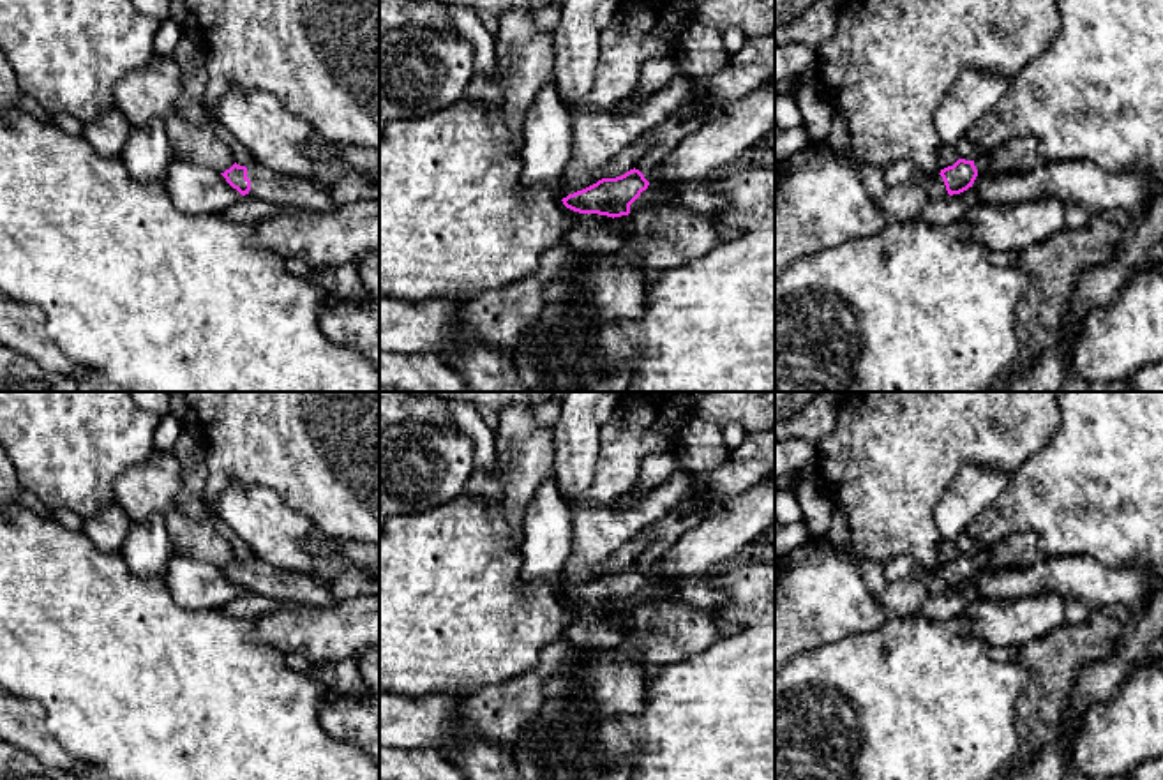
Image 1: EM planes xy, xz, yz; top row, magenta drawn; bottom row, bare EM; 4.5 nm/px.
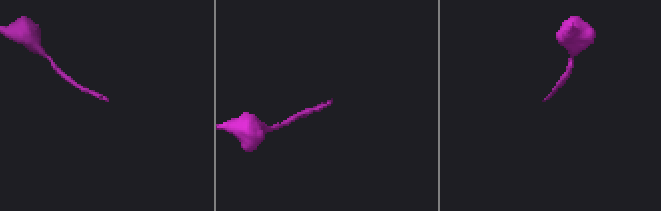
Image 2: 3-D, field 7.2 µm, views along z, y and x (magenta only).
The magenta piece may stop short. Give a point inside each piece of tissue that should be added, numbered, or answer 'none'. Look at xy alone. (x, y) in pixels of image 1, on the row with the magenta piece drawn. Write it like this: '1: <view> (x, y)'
1: xy (285, 191)

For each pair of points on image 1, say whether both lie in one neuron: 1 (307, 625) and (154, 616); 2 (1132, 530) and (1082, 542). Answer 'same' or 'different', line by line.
1: different
2: same

